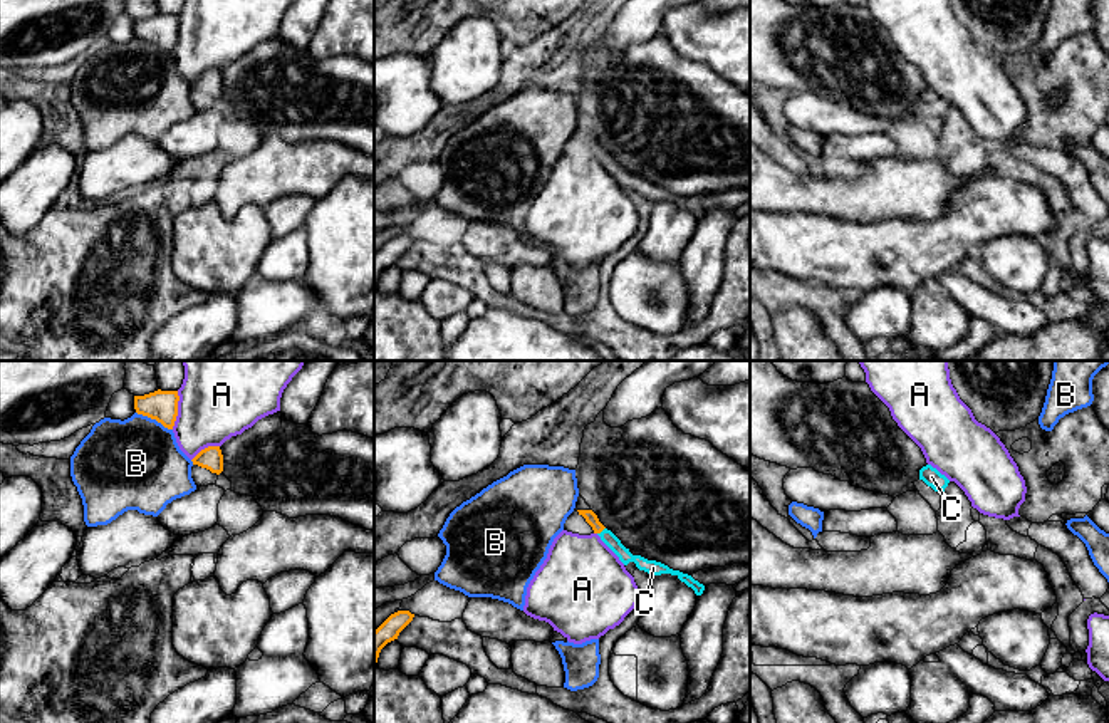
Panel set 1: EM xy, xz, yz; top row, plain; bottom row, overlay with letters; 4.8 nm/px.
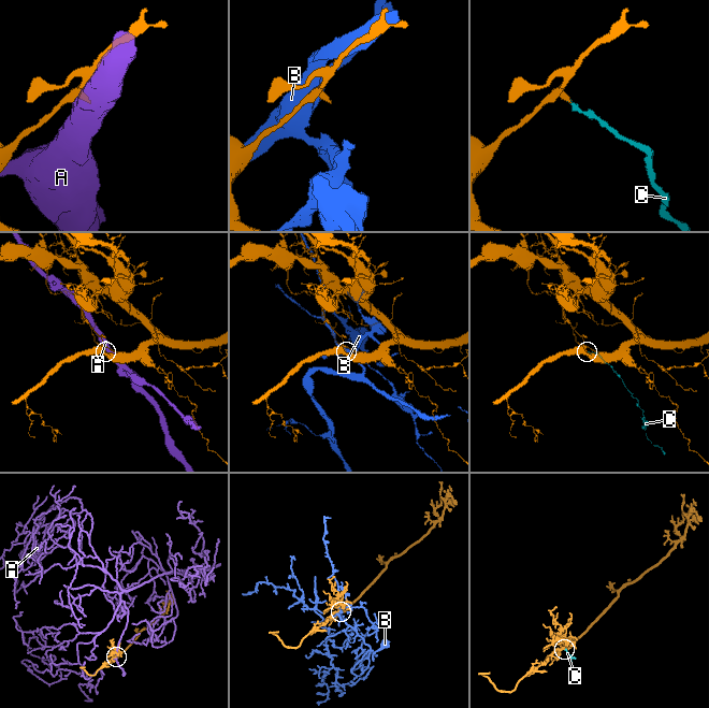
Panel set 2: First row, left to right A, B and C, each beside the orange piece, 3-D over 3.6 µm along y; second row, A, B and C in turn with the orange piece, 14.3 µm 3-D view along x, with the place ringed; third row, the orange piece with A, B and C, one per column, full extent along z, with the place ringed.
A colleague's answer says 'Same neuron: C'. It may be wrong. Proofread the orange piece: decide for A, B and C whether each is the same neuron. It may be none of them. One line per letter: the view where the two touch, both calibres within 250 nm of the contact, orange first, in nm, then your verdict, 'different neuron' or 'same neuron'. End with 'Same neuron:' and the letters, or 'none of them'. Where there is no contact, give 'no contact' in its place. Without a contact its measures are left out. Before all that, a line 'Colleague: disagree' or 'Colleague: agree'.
Colleague: agree
A: contact in xy; calibres 140 and 420 nm; different neuron
B: contact in xy; calibres 140 and 440 nm; different neuron
C: contact in xz; calibres 60 and 70 nm; same neuron
Same neuron: C

